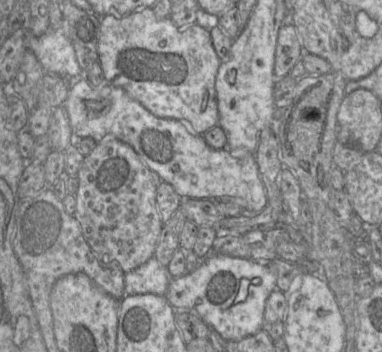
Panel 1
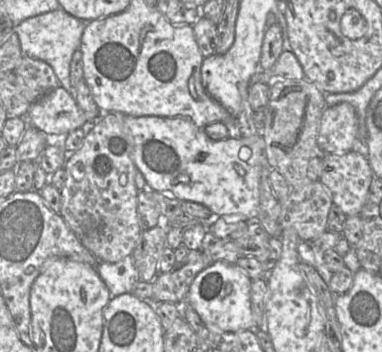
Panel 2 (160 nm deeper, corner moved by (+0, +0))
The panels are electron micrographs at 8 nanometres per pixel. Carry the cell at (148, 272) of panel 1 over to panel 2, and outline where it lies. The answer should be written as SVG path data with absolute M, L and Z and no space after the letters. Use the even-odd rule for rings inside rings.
M132 256L116 263L100 261L95 268L111 296L130 293L135 284L140 281Z

